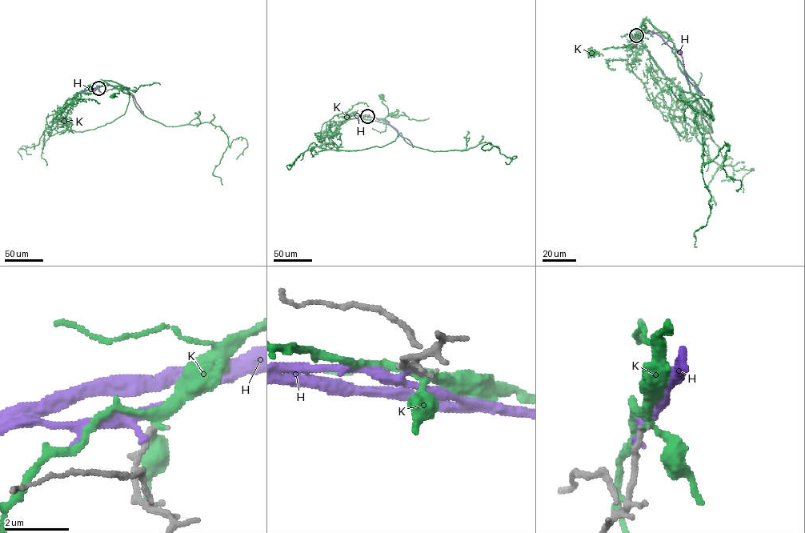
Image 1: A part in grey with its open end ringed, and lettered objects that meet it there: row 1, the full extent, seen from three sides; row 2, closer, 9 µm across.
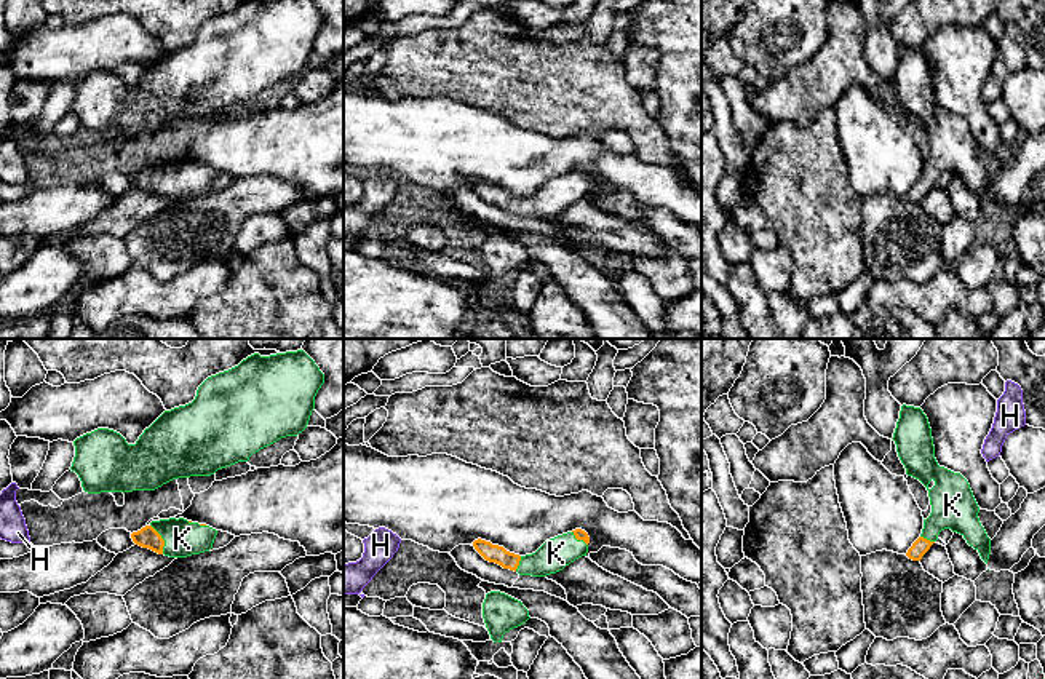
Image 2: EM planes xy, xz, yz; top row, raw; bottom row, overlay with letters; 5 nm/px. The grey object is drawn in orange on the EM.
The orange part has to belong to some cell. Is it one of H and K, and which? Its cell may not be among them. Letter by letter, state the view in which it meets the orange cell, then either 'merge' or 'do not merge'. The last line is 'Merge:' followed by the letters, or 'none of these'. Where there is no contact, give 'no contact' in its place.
H: no contact | do not merge
K: xy | merge
Merge: K

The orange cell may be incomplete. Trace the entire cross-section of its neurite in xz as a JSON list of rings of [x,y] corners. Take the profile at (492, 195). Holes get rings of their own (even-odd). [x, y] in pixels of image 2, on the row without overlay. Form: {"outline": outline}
{"outline": [[[575,171],[546,182],[535,195],[526,198],[510,195],[503,189],[481,181],[475,182],[473,189],[486,203],[495,204],[503,211],[515,212],[519,217],[546,219],[586,198],[588,185],[588,176]]]}

